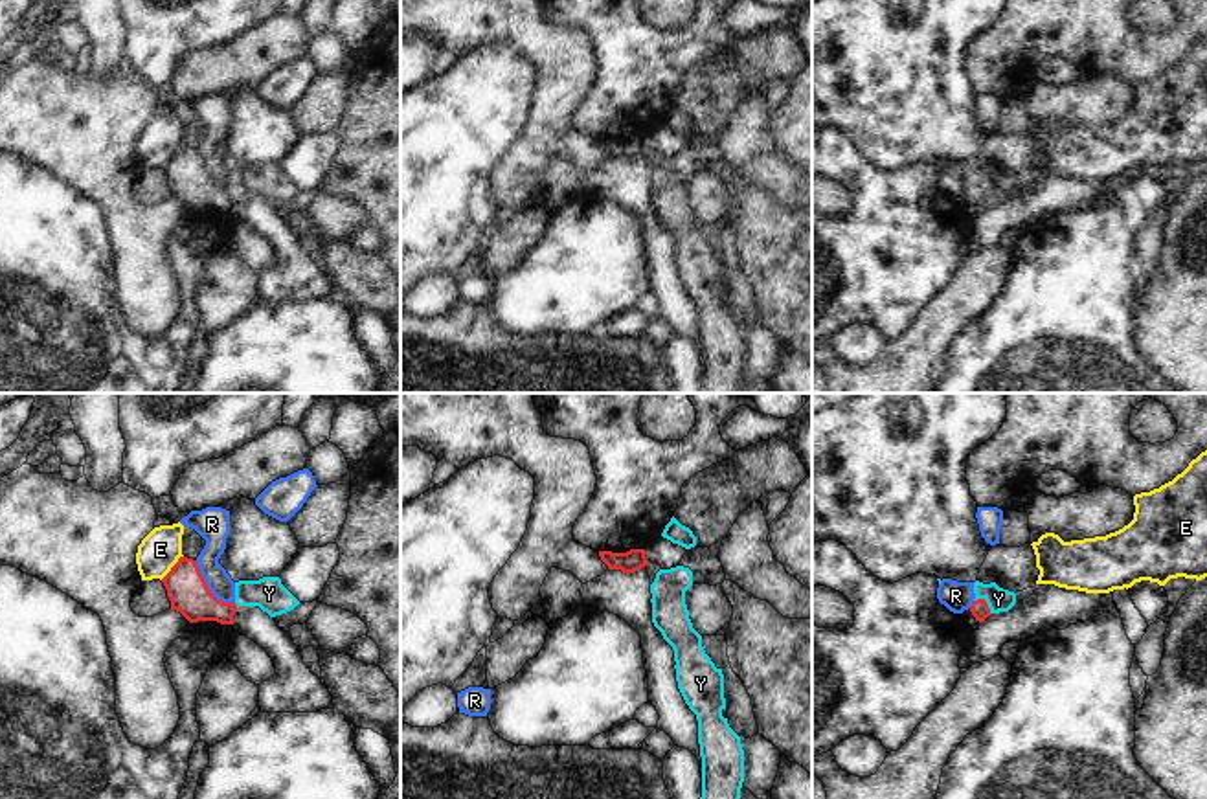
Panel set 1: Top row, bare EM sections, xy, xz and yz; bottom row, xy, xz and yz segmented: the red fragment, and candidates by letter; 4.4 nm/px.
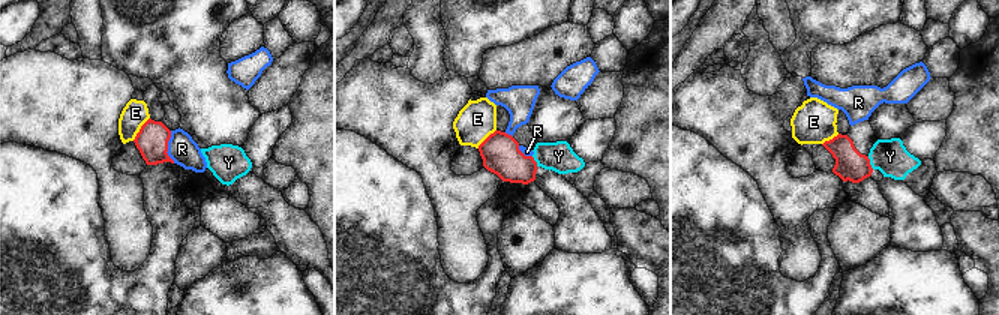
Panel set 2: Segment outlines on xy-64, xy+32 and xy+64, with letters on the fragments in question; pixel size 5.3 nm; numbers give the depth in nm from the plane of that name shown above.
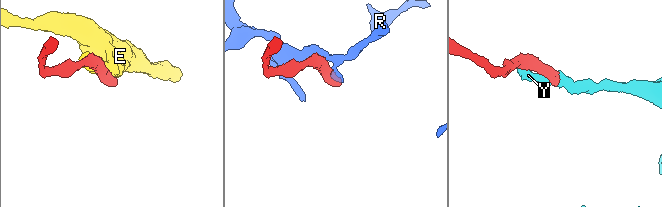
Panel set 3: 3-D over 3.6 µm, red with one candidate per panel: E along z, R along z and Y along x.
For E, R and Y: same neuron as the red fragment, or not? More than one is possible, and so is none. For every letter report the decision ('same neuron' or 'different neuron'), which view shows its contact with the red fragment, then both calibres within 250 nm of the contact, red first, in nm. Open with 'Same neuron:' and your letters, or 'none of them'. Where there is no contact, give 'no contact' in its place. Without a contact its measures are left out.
Same neuron: none of them
E: different neuron; contact in xy; calibres 180 and 180 nm
R: different neuron; contact in xy; calibres 180 and 110 nm
Y: different neuron; contact in yz; calibres 80 and 110 nm

